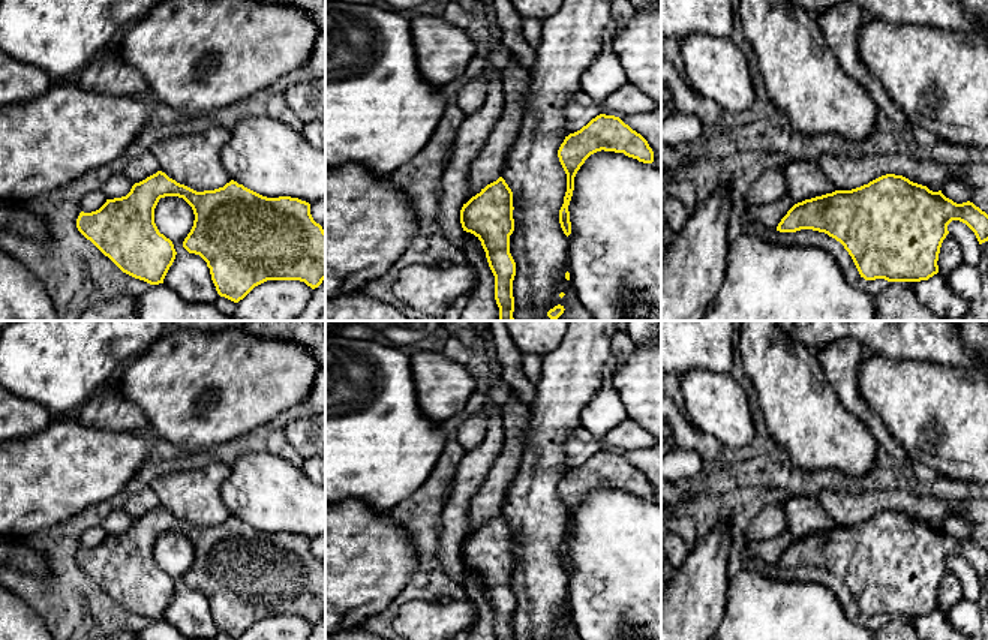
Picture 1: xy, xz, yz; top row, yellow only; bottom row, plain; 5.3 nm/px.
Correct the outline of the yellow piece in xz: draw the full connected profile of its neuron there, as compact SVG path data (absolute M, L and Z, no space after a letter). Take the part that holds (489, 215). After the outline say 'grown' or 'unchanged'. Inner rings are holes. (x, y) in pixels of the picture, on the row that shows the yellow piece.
M502 177L481 189L460 210L463 231L481 241L495 276L499 321L514 321L516 262L510 253L510 235L514 231L513 210L513 192Z; unchanged

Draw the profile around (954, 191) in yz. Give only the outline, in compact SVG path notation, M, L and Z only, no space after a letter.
M949 181L942 187L942 193L957 204L967 202L970 195L969 190L958 181Z

